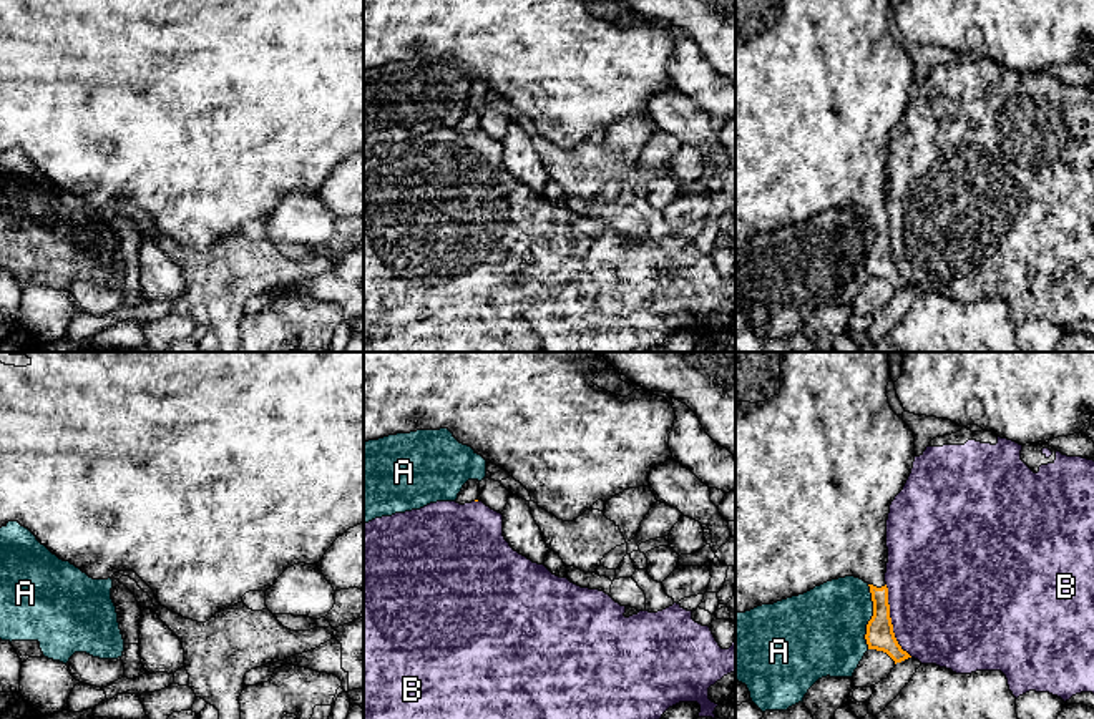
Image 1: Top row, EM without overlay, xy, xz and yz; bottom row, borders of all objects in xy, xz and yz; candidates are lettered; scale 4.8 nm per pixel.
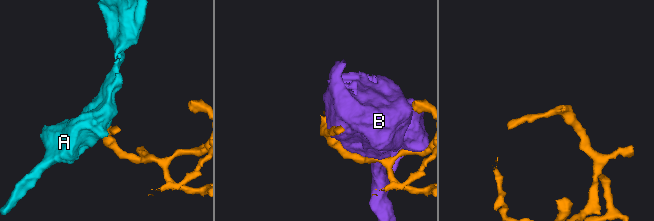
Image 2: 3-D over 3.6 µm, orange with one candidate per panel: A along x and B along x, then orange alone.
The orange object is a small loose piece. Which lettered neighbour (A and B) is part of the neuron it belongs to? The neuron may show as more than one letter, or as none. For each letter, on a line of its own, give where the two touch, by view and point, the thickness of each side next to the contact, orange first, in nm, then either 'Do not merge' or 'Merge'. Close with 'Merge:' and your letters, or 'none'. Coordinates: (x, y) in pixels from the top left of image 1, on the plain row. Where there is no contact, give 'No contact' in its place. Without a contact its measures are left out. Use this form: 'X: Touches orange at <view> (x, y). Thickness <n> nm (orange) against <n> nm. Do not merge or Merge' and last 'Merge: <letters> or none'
A: Touches orange at yz (872, 244). Thickness 140 nm (orange) against 400 nm. Do not merge
B: Touches orange at yz (890, 249). Thickness 140 nm (orange) against 480 nm. Do not merge
Merge: none

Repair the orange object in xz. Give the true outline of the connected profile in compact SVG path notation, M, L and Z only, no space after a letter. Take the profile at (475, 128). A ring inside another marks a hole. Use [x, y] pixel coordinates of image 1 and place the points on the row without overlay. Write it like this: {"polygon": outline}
{"polygon": "M468 108L462 120L458 121L457 131L465 133L471 130L478 130L480 123L480 110L478 108Z"}

